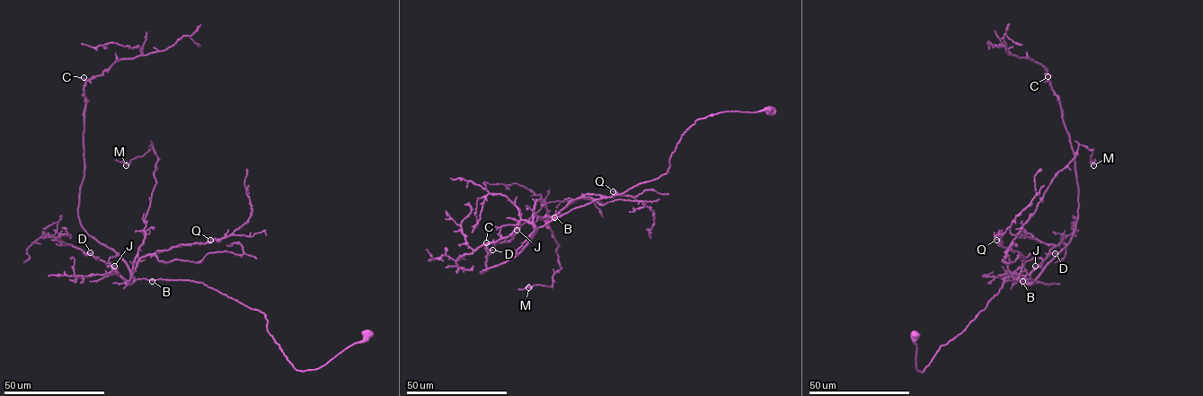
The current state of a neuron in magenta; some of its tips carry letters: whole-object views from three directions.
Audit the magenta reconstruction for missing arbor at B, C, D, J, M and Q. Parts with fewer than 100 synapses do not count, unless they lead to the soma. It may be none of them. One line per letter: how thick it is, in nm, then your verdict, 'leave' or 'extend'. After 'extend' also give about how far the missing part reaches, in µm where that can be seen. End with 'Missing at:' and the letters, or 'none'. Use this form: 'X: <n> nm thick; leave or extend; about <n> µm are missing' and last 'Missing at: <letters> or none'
B: 120 nm thick; leave
C: 200 nm thick; extend; about 100 µm are missing
D: 140 nm thick; leave
J: 110 nm thick; leave
M: 160 nm thick; leave
Q: 120 nm thick; leave
Missing at: C

